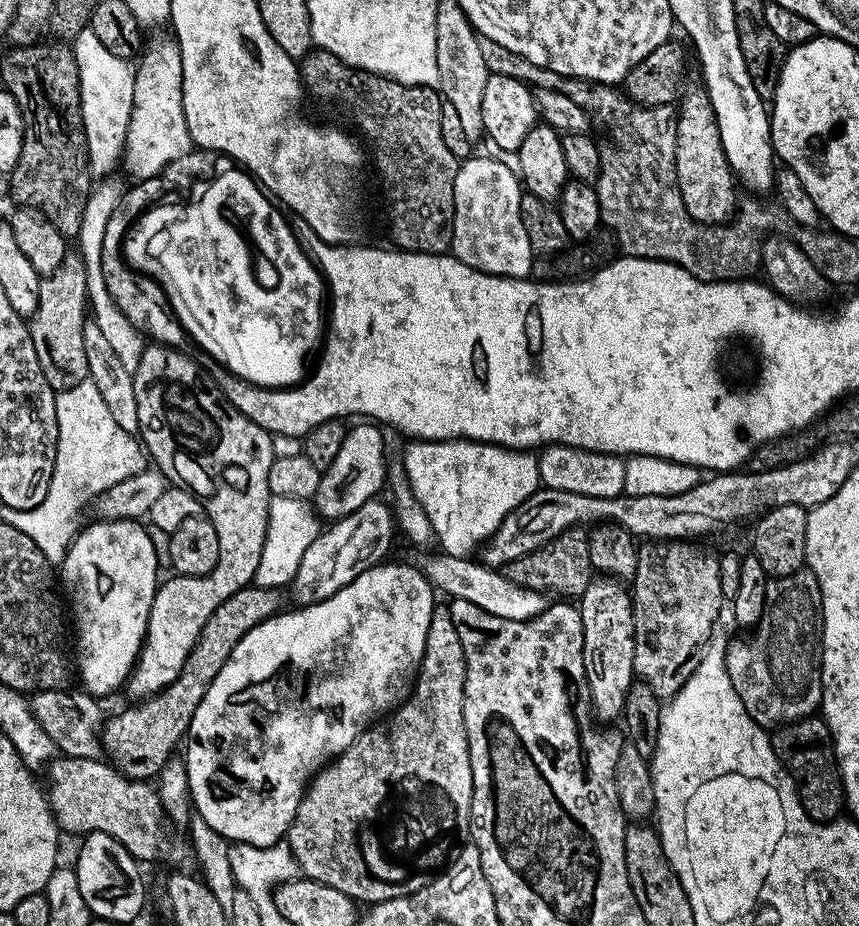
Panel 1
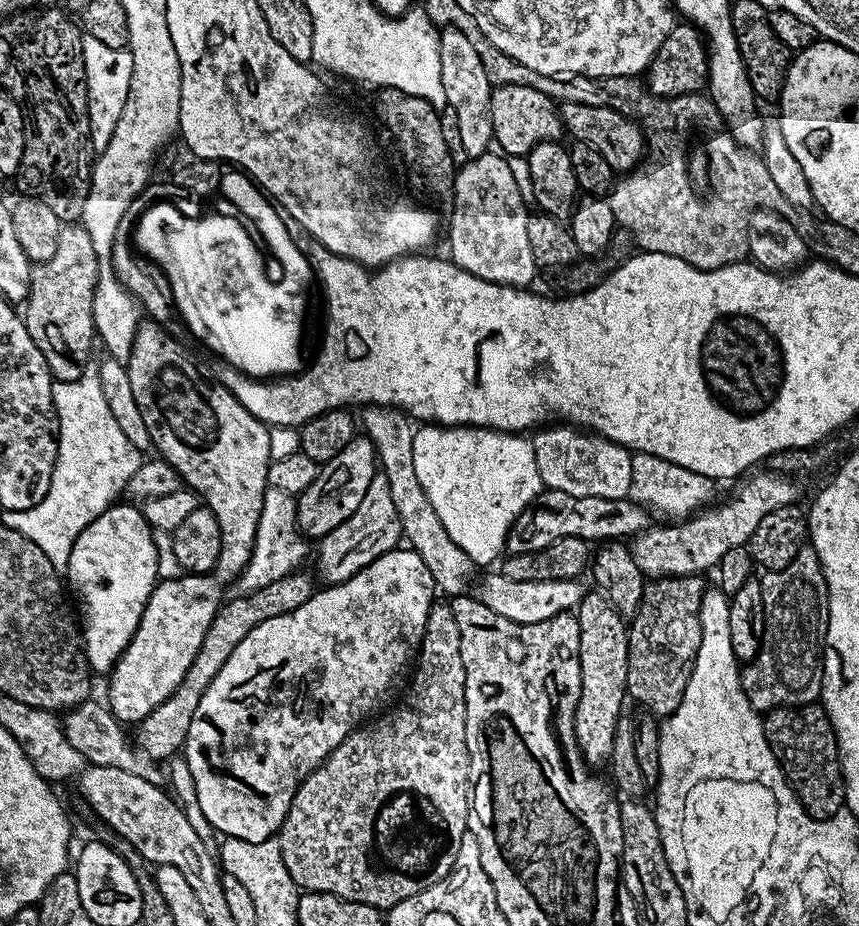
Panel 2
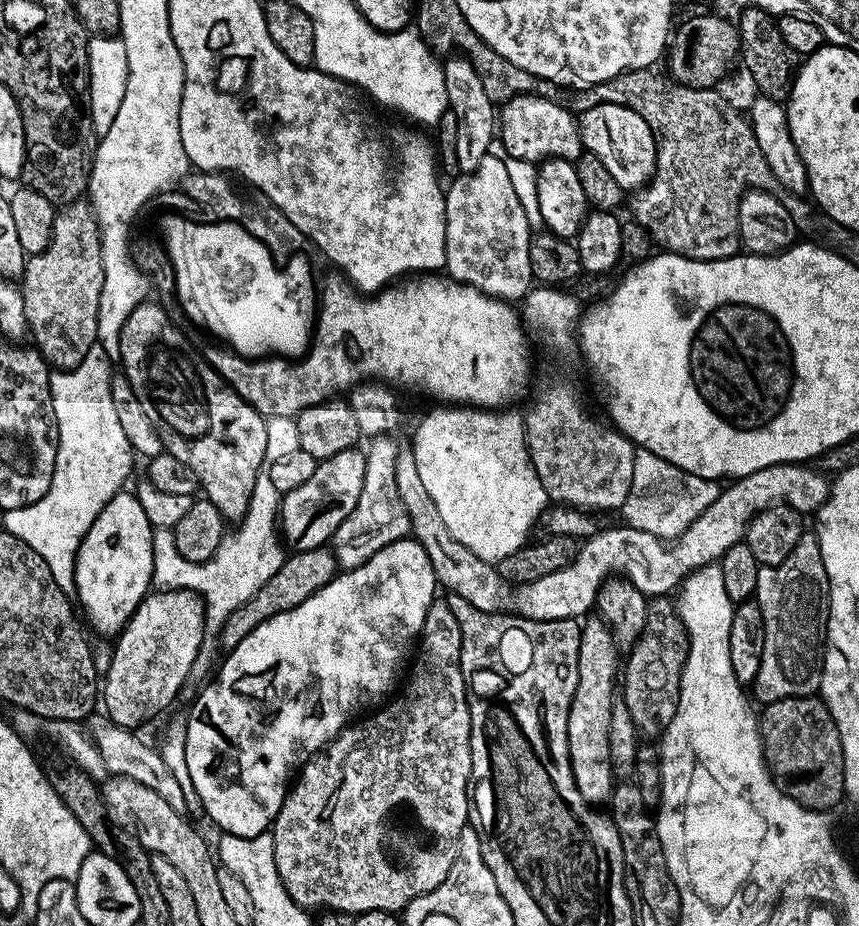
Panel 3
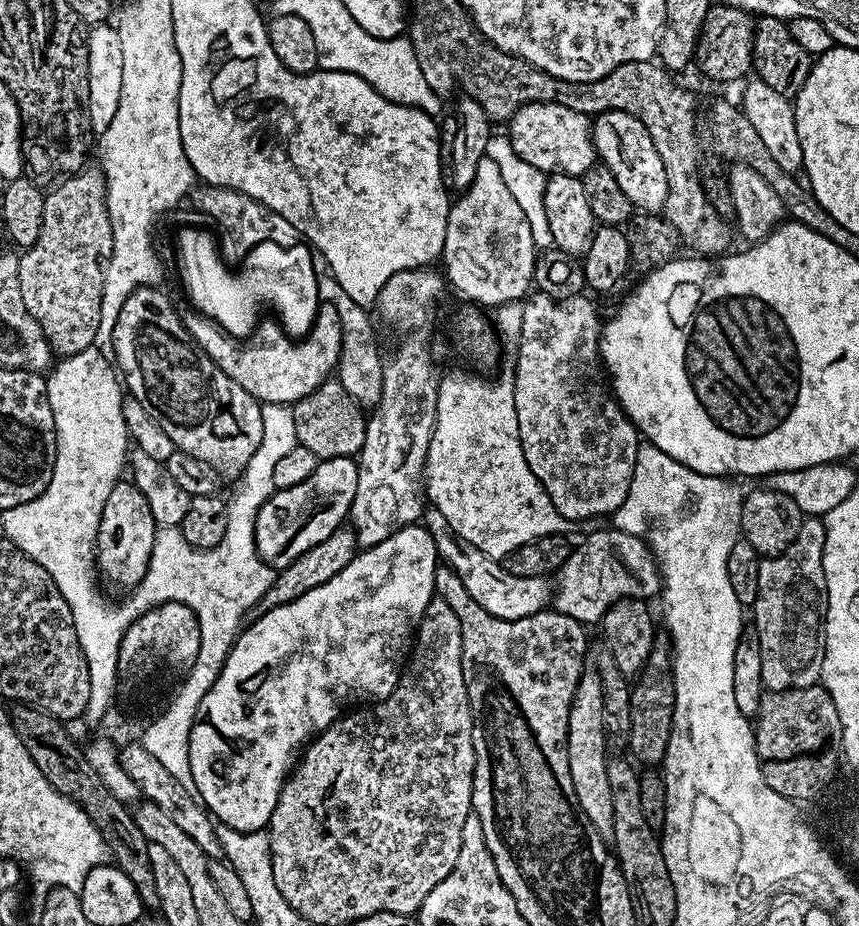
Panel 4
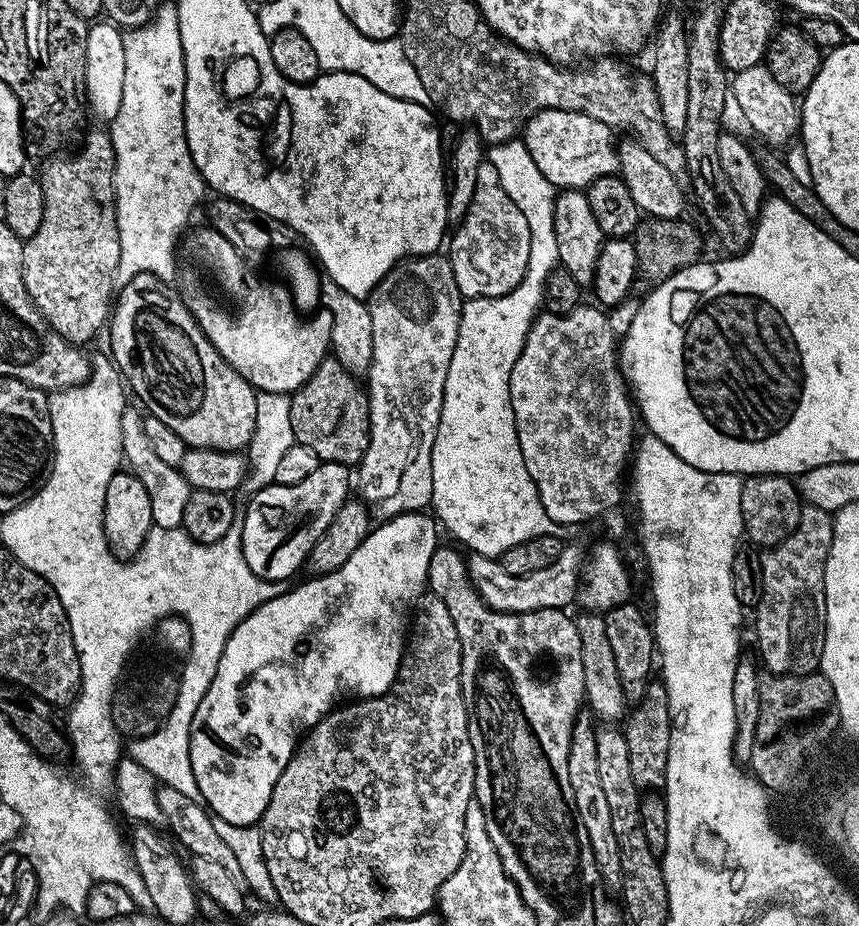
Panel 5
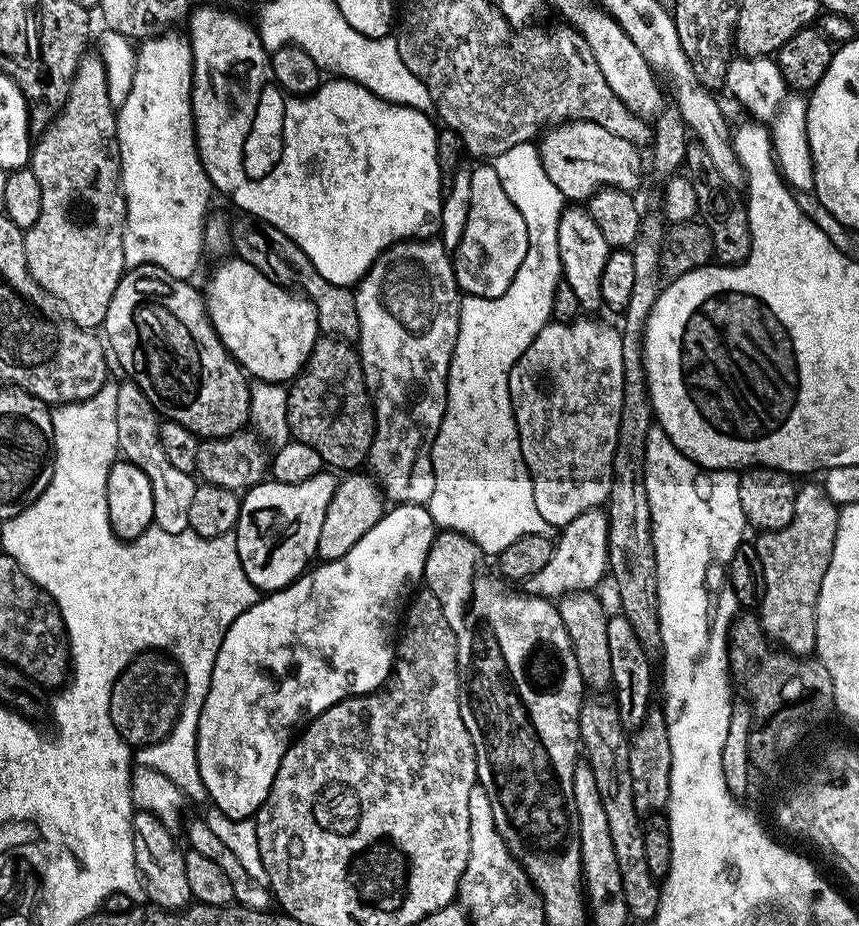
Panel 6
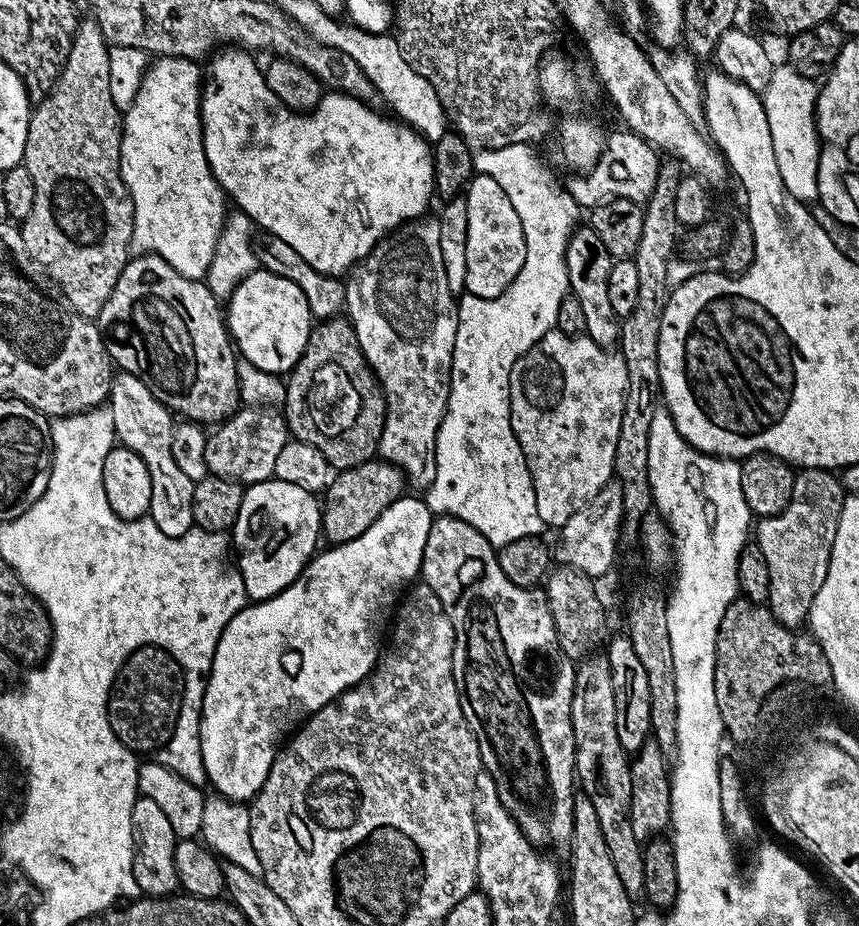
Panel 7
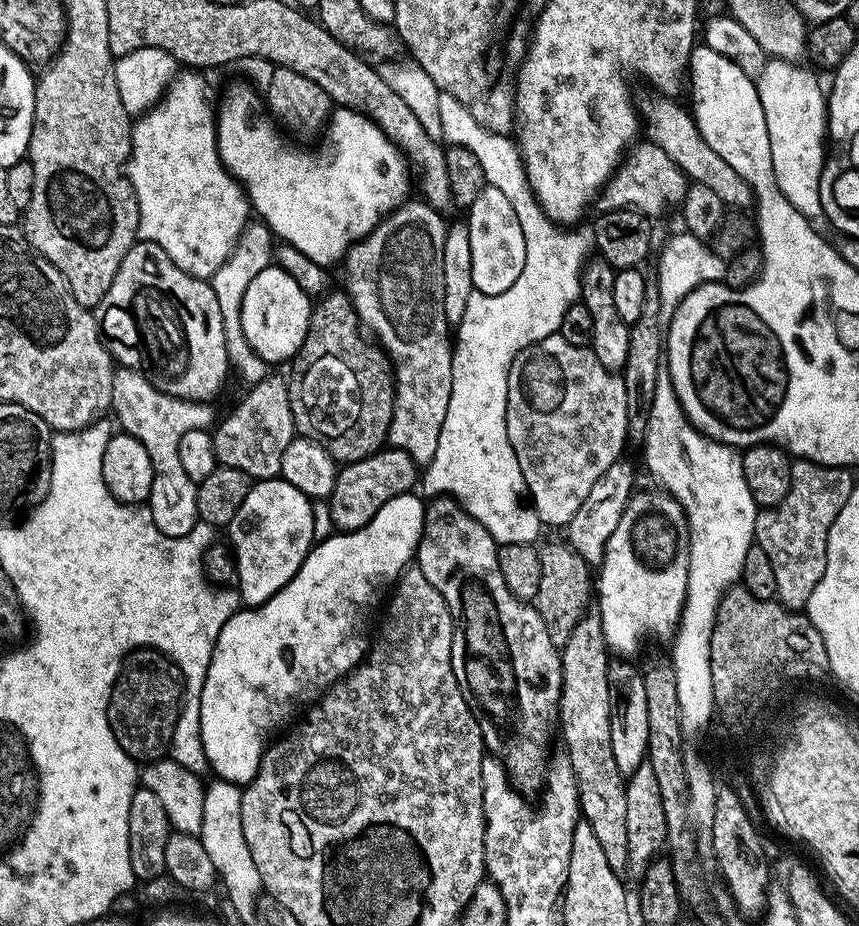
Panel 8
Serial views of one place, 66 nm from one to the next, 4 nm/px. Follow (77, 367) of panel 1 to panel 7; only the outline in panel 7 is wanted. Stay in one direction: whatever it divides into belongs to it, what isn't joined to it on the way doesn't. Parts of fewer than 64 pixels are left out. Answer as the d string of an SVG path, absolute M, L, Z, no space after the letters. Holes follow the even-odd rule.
M81 19L66 58L66 66L45 100L35 105L28 121L22 163L34 177L34 210L19 225L26 250L64 291L66 298L89 318L99 317L130 259L134 202L120 173L122 110L110 94L110 45L95 19Z

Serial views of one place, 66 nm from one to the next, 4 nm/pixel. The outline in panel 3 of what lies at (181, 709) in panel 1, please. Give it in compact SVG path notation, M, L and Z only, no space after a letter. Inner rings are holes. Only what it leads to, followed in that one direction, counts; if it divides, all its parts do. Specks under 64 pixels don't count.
M321 546L307 548L301 552L293 551L282 562L278 574L274 574L274 578L270 578L266 582L266 586L262 586L258 590L258 594L246 598L246 602L242 602L242 606L238 606L238 610L234 610L230 614L230 618L226 618L226 622L220 627L218 633L221 646L224 647L224 650L236 648L238 642L242 642L242 638L246 638L246 634L250 634L258 626L262 626L262 622L274 618L274 614L282 614L286 610L294 610L294 606L302 606L302 602L306 602L306 598L310 598L315 592L322 590L322 586L330 583L336 575L338 575L338 565L331 547Z

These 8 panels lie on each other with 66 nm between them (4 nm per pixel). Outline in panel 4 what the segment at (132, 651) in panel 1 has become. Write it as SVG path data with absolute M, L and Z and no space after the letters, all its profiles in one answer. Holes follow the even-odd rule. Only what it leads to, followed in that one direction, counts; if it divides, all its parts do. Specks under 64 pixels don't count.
M122 478L110 490L106 506L102 506L102 518L96 535L96 567L99 575L123 590L131 590L146 574L148 562L158 548L158 525L142 490L131 479Z

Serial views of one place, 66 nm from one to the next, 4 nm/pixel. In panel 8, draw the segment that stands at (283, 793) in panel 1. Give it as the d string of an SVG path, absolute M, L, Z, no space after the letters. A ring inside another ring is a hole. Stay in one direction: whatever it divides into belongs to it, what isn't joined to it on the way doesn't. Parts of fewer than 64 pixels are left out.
M403 492L398 498L390 498L366 526L362 526L353 532L336 532L329 540L324 540L315 545L308 557L302 561L300 568L294 574L294 578L282 590L278 590L268 601L259 606L248 606L243 610L234 613L230 622L222 626L222 634L218 634L214 654L210 662L209 672L206 674L205 685L202 686L201 696L201 738L202 746L205 748L208 767L217 777L231 784L246 785L258 774L258 766L264 757L264 751L268 749L270 741L281 731L283 724L293 723L292 715L296 711L307 709L309 705L320 699L321 695L328 691L337 680L342 679L353 672L363 663L368 652L368 641L366 642L362 632L364 630L362 622L366 616L364 610L372 609L377 603L383 605L386 600L384 588L391 589L396 581L404 574L404 569L413 563L416 555L416 547L420 544L420 539L424 533L424 509L425 501L419 495L412 492Z

